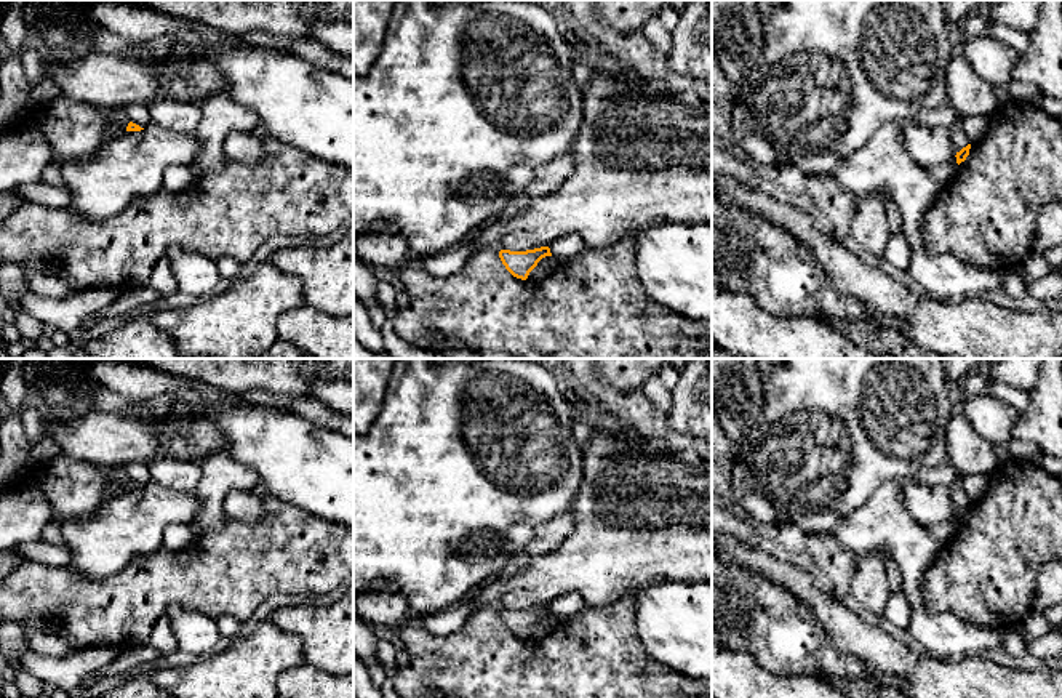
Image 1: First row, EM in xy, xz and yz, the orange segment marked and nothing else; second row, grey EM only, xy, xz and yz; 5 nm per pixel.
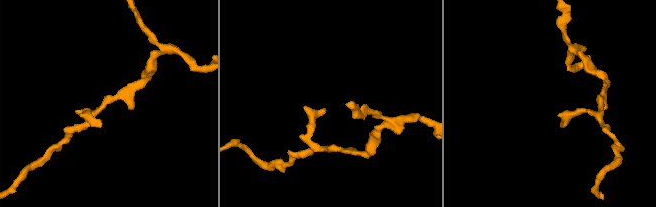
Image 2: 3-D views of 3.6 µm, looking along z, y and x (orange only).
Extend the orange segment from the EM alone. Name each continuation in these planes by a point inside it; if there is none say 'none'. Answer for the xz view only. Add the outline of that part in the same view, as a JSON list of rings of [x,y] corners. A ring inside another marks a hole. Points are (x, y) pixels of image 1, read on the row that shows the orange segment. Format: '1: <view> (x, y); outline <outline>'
none

